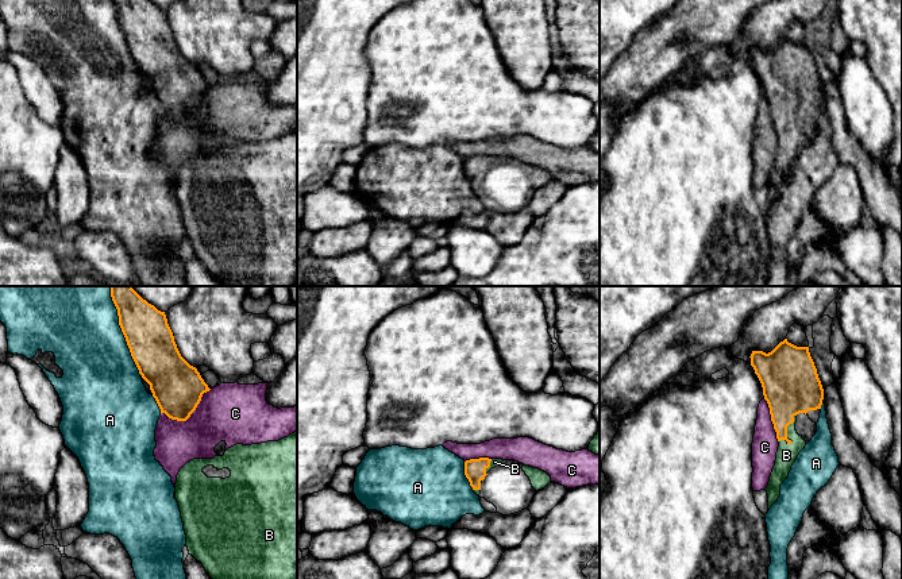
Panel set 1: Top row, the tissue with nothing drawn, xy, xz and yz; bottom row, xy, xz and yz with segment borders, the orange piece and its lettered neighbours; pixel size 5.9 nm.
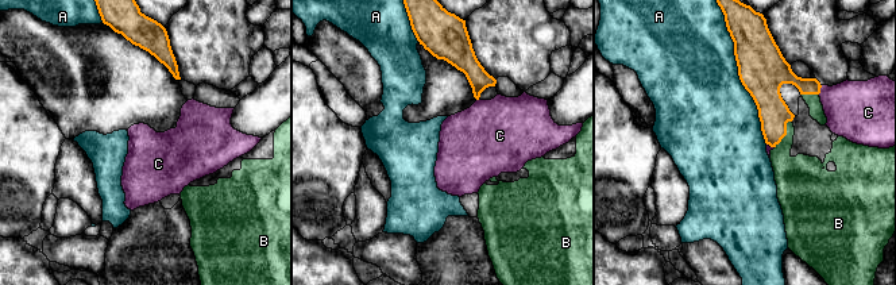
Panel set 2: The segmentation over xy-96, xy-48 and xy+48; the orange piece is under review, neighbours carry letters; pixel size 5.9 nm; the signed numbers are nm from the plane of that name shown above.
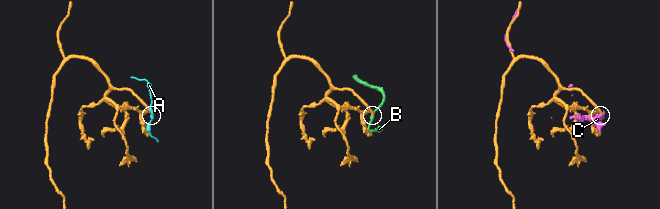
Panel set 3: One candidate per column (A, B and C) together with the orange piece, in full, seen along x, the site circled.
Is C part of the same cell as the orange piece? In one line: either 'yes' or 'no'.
no

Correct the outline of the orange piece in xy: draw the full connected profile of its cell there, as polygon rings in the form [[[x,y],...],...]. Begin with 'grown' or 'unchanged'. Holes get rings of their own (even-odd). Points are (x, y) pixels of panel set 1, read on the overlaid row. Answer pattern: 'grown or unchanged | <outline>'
unchanged | [[[111,286],[111,297],[117,309],[119,325],[131,356],[142,378],[150,385],[161,413],[177,421],[186,421],[196,410],[204,393],[211,389],[196,367],[180,354],[165,312],[143,300],[132,286]]]

